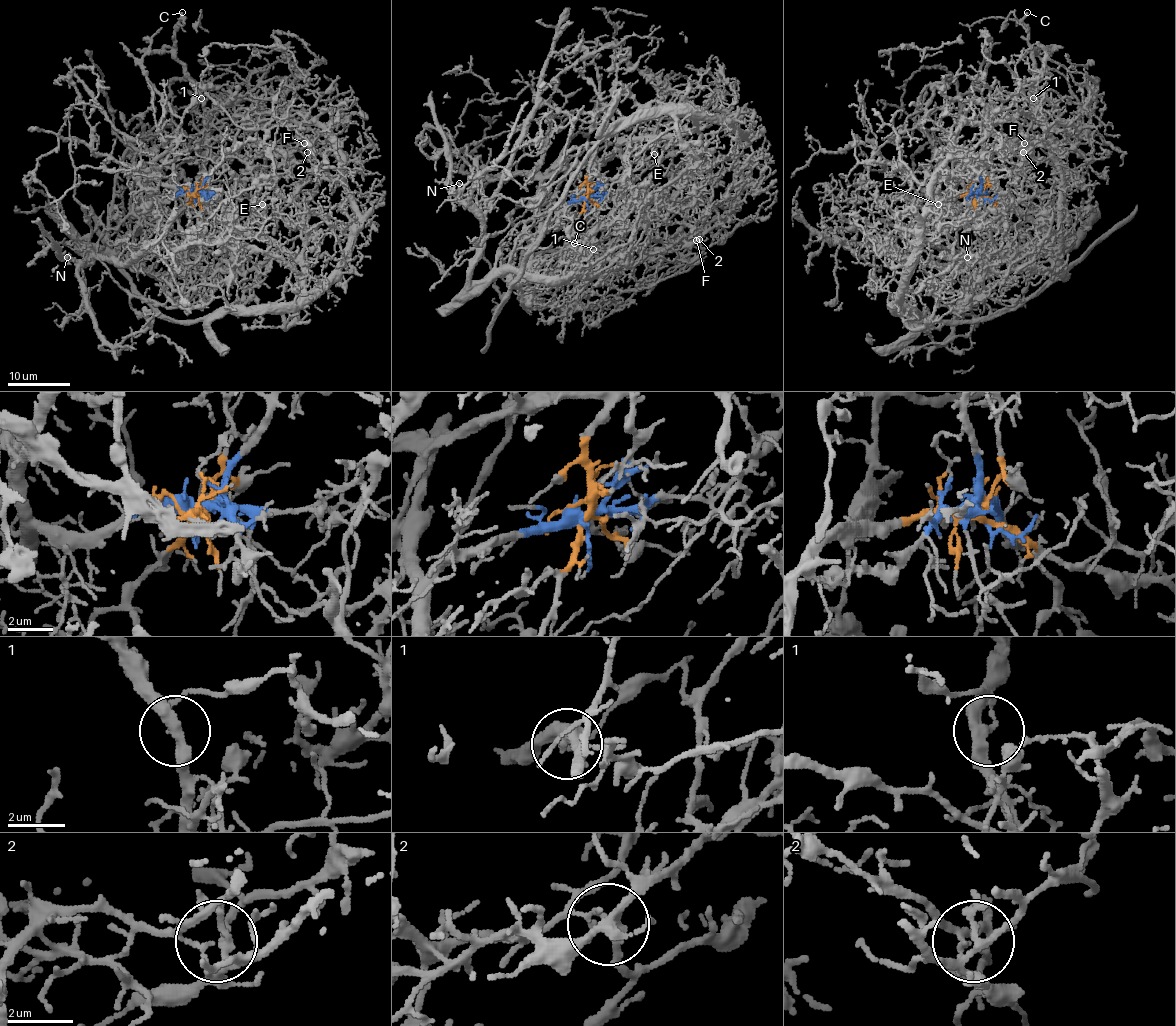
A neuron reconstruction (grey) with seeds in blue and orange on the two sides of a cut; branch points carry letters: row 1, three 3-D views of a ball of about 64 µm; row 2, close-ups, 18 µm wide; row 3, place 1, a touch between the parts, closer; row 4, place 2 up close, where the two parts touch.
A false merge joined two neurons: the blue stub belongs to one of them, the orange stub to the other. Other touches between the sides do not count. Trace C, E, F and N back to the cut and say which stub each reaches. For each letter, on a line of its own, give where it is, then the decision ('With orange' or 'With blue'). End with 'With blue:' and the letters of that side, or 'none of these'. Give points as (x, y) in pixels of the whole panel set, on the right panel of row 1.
C: Place: (1027, 12). With blue
E: Place: (938, 204). With orange
F: Place: (1024, 143). With orange
N: Place: (967, 257). With blue
With blue: C, N

